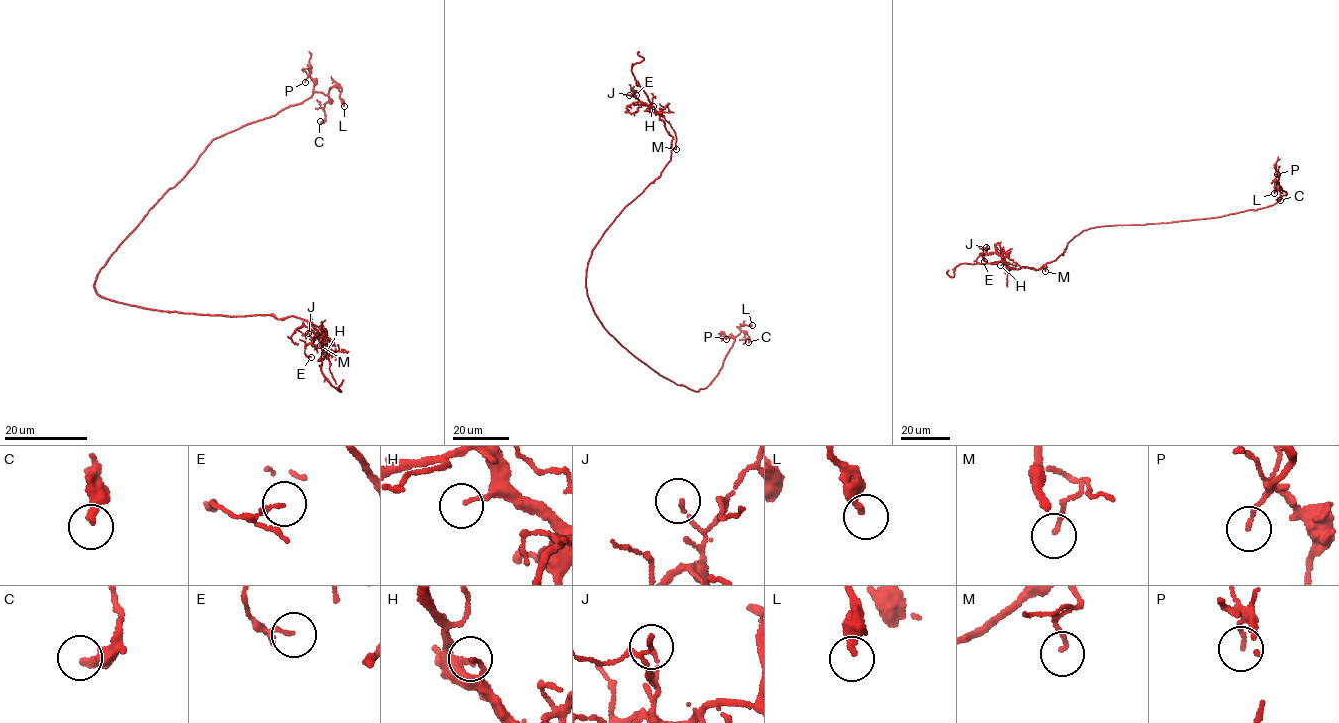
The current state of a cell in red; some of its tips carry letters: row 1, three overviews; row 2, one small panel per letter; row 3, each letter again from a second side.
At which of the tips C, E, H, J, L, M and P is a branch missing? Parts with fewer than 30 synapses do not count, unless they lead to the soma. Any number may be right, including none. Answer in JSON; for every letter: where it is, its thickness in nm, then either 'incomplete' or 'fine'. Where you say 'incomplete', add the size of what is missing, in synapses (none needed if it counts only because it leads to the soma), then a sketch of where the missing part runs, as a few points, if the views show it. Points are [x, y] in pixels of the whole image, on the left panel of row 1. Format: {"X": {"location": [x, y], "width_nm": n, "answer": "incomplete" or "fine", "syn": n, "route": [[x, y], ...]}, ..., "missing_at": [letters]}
{"C": {"location": [320, 121], "width_nm": 240, "answer": "fine"}, "E": {"location": [311, 357], "width_nm": 130, "answer": "fine"}, "H": {"location": [324, 353], "width_nm": 120, "answer": "fine"}, "J": {"location": [308, 333], "width_nm": 110, "answer": "fine"}, "L": {"location": [344, 106], "width_nm": 320, "answer": "fine"}, "M": {"location": [320, 345], "width_nm": 130, "answer": "fine"}, "P": {"location": [305, 82], "width_nm": 120, "answer": "fine"}, "missing_at": []}

